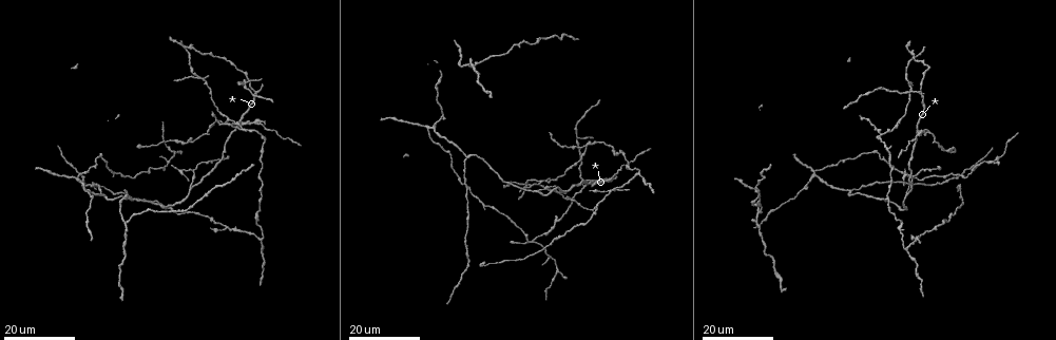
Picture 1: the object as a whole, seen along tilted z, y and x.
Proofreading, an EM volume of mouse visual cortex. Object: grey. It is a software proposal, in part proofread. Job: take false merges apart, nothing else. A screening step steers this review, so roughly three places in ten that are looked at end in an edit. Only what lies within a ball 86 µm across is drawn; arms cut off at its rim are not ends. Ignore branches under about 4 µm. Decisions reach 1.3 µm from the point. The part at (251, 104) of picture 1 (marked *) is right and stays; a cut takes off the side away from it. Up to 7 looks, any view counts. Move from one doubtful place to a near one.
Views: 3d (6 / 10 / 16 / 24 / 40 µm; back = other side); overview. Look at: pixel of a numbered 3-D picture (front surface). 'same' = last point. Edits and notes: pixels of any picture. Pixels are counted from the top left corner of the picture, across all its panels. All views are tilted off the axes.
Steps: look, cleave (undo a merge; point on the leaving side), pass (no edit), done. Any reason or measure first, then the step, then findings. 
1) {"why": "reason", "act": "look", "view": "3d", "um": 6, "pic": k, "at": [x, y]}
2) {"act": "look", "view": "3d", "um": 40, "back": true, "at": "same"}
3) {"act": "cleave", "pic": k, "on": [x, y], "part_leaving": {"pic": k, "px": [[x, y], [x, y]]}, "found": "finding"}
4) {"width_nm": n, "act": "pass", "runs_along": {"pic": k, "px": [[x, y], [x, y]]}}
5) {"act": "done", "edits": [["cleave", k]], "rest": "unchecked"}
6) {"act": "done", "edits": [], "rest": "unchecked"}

{"why": "three arms meet", "act": "look", "view": "3d", "um": 24, "pic": 1, "at": [200, 76]}

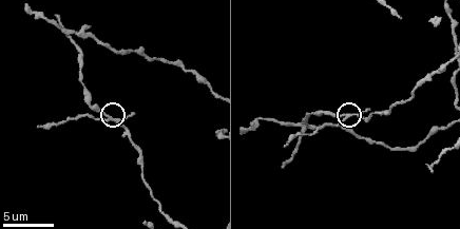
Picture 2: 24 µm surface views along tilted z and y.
{"why": "closer look", "act": "look", "view": "3d", "um": 10, "pic": 2, "at": [109, 119]}

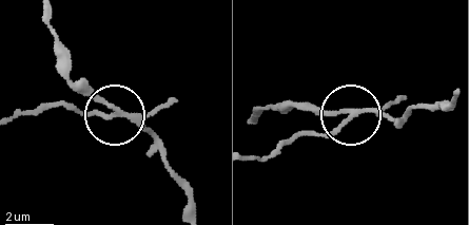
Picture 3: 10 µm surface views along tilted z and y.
{"arms": 3, "act": "cleave", "pic": 3, "on": [94, 109], "part_leaving": {"pic": 3, "px": [[128, 114], [40, 108], [20, 115]]}, "found": "a second neuron is stuck on"}

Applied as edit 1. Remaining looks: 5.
{"why": "redraw", "act": "look", "view": "overview"}

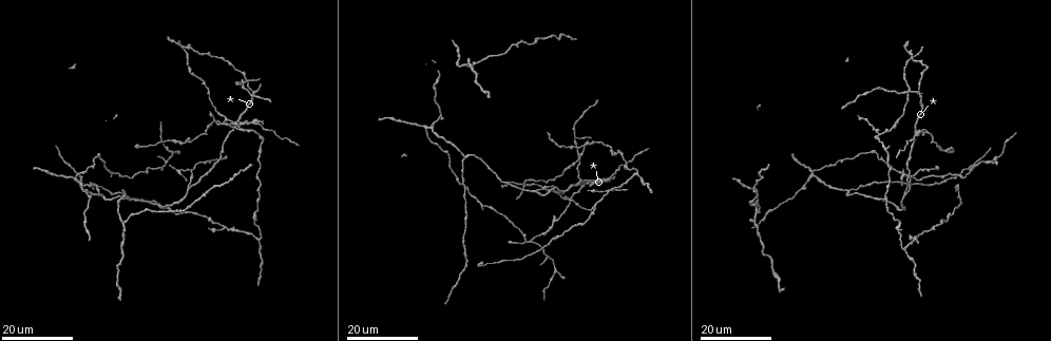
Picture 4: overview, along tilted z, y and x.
{"why": "two arms in line, one across", "act": "look", "view": "3d", "um": 16, "pic": 4, "at": [192, 169]}

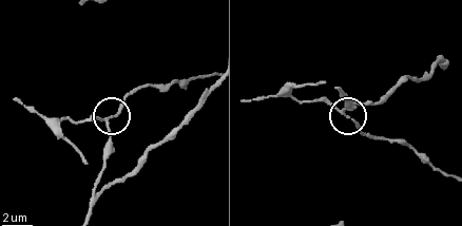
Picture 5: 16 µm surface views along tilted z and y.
{"why": "closer look", "act": "look", "view": "3d", "um": 10, "pic": 5, "at": [105, 121]}

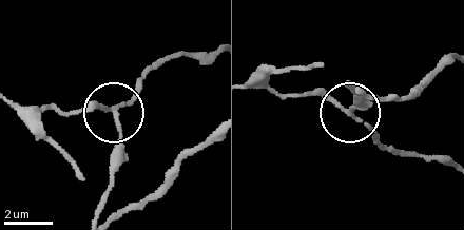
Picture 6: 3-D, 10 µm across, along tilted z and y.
{"act": "look", "view": "3d", "um": 10, "back": true, "pic": 6, "at": [114, 108]}

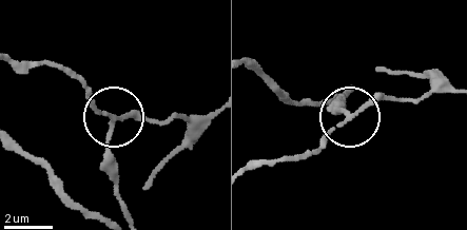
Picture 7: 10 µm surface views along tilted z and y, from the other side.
{"arms": 3, "act": "pass", "found": "one neuron here"}

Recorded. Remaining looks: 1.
{"act": "done", "edits": [["cleave", 3]], "rest": "unchecked"}

